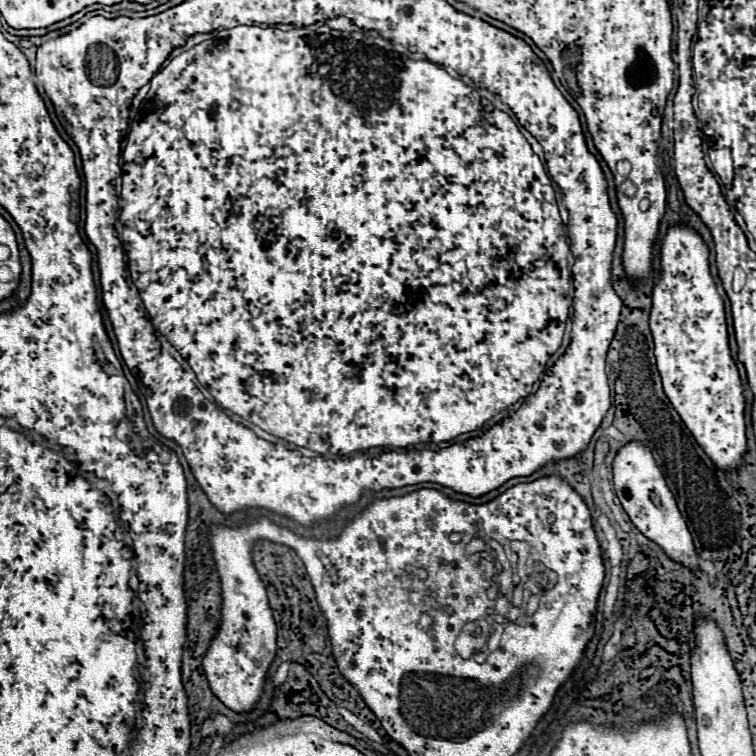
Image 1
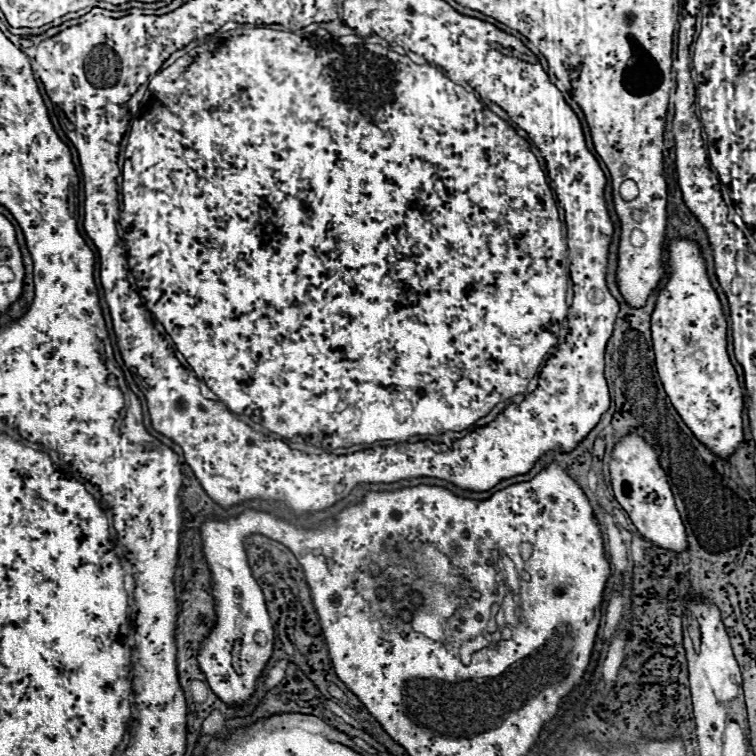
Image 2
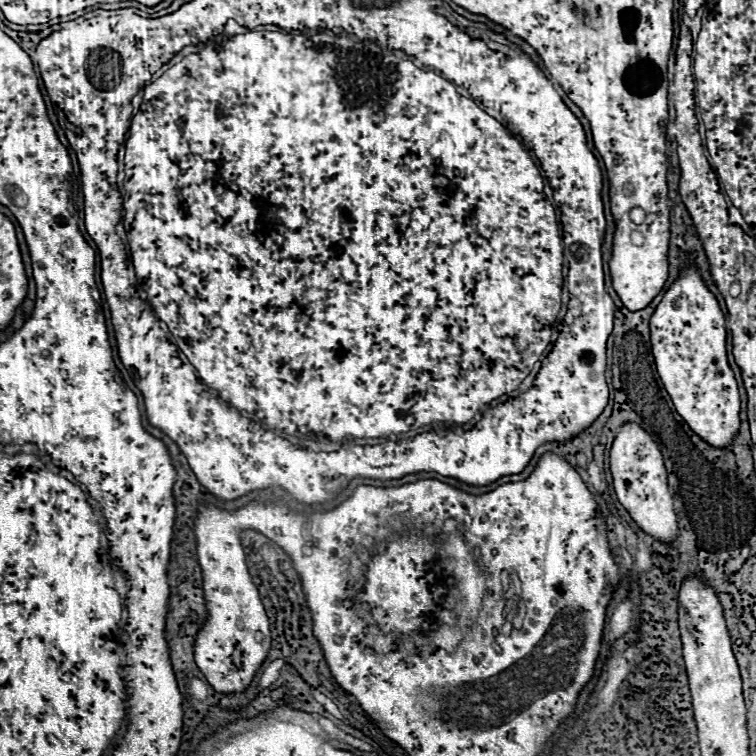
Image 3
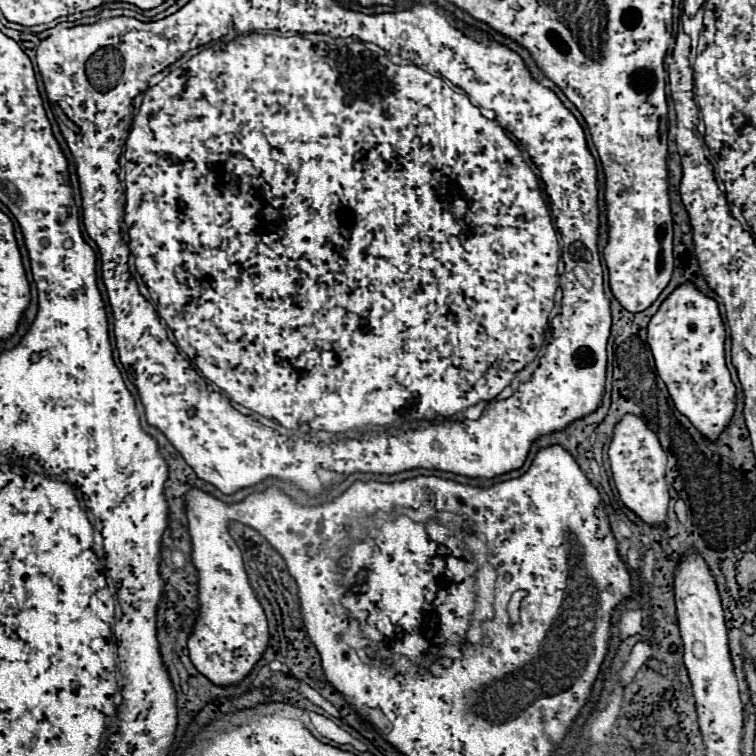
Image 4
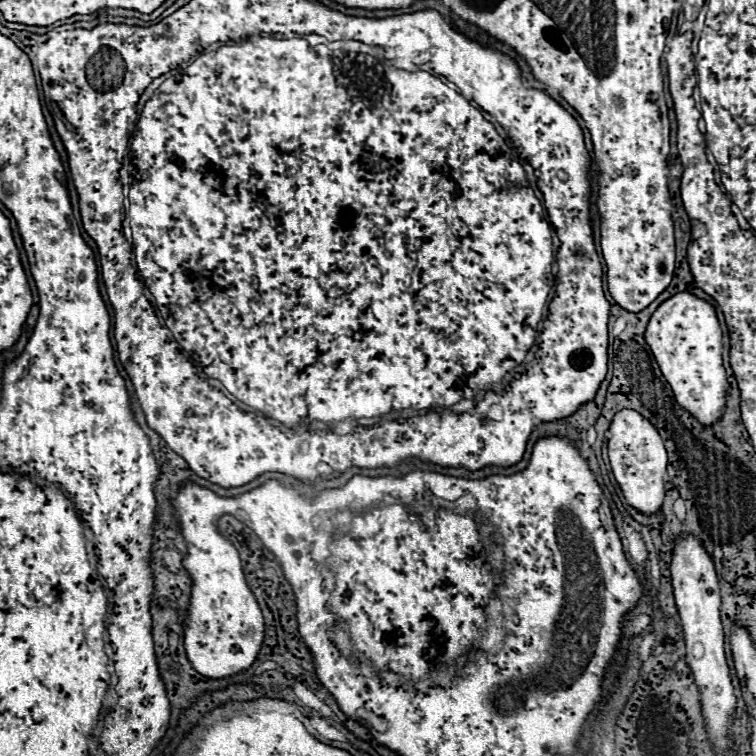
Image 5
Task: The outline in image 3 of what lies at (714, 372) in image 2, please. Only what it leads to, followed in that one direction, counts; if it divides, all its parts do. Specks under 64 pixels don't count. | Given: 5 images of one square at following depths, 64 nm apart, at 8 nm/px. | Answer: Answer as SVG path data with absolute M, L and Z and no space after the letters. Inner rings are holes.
M684 264L680 276L666 290L662 302L654 310L650 318L650 342L652 354L656 360L656 370L660 380L664 382L666 392L670 394L678 414L686 420L686 424L708 444L714 448L726 448L734 442L740 428L740 394L738 382L726 358L726 322L724 314L718 306L716 296L704 284L696 264Z

